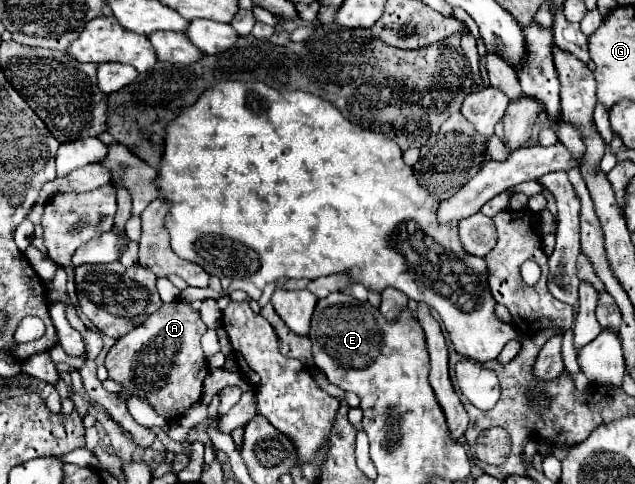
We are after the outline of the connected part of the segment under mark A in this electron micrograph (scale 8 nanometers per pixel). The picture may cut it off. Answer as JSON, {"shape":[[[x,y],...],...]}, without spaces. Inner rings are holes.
{"shape":[[[186,300],[162,304],[156,314],[150,314],[142,326],[130,330],[126,338],[118,340],[108,356],[108,378],[122,386],[120,398],[144,398],[156,414],[174,414],[180,418],[202,396],[202,382],[206,378],[206,356],[200,348],[200,338],[208,330],[200,314]]]}

